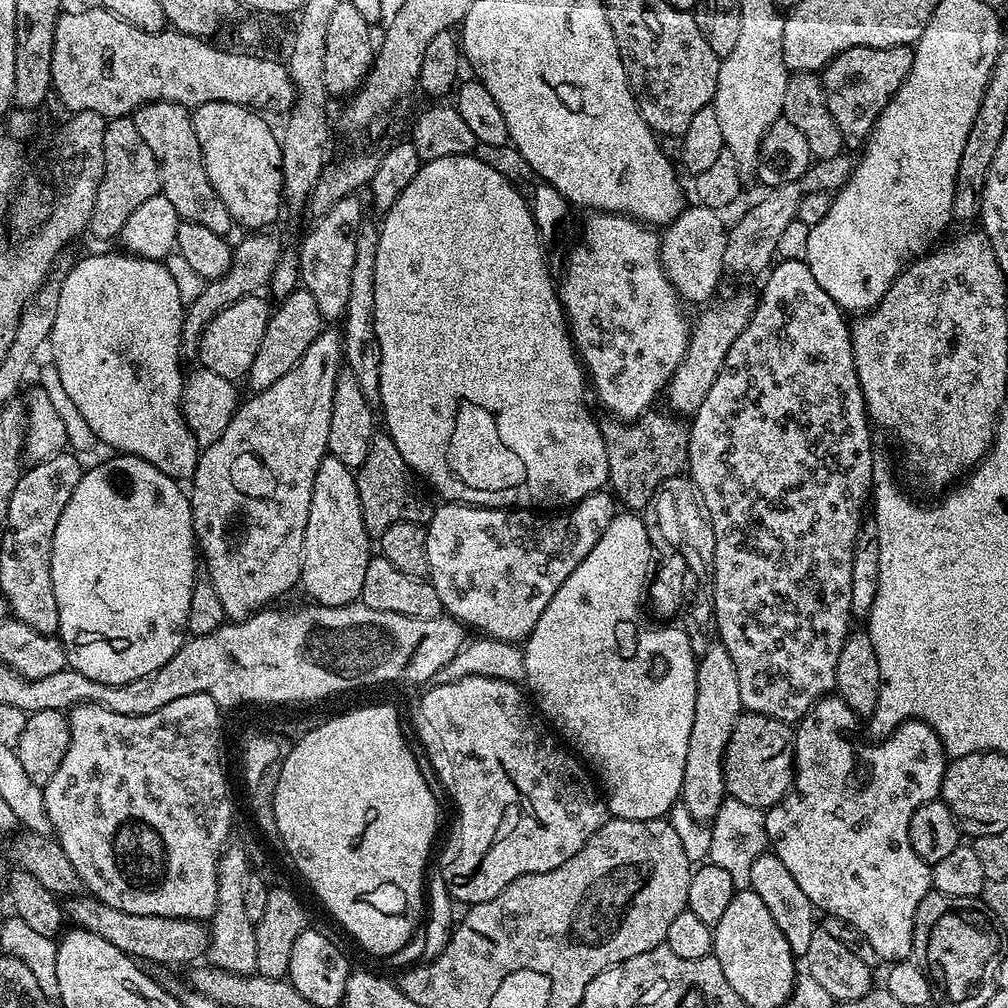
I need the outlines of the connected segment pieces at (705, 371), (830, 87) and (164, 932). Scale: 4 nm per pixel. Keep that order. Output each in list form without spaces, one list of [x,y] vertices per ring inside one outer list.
[[[736,292],[733,296],[718,299],[713,299],[703,309],[705,312],[697,318],[696,324],[694,320],[688,334],[686,350],[674,370],[672,379],[668,382],[666,397],[668,396],[668,404],[673,408],[673,410],[671,409],[673,413],[694,414],[698,410],[698,406],[702,406],[706,394],[710,392],[710,386],[714,386],[718,374],[724,368],[730,346],[734,346],[738,334],[742,334],[742,330],[752,317],[753,293],[751,296],[748,292]]]
[[[908,46],[898,48],[848,48],[833,56],[824,65],[822,85],[826,106],[845,137],[860,136],[859,138],[864,138],[872,131],[872,123],[876,121],[877,109],[892,99],[892,95],[896,93],[898,86],[906,78],[906,74],[912,65],[912,54],[913,49]]]
[[[86,894],[67,901],[66,916],[75,927],[84,928],[90,934],[98,934],[98,938],[106,938],[110,946],[118,946],[118,950],[140,962],[150,960],[154,964],[191,965],[196,962],[191,960],[196,960],[199,956],[201,959],[208,950],[208,924],[204,920],[126,914]]]

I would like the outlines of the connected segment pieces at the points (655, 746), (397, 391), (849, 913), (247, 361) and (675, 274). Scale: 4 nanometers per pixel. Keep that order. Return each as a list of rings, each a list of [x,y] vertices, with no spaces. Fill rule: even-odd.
[[[624,510],[613,516],[604,533],[598,538],[594,550],[590,550],[590,554],[586,554],[586,558],[582,558],[582,562],[574,570],[574,574],[570,574],[570,578],[566,578],[566,582],[562,582],[558,594],[554,594],[554,598],[550,598],[542,618],[538,618],[534,630],[528,635],[528,639],[523,645],[524,680],[535,707],[553,725],[556,723],[558,727],[564,728],[565,734],[568,735],[567,743],[583,757],[587,767],[594,773],[595,779],[606,797],[609,813],[618,820],[659,820],[667,817],[672,811],[674,805],[680,800],[680,787],[686,768],[686,746],[690,740],[690,726],[694,716],[698,656],[695,651],[692,653],[692,644],[688,641],[687,634],[680,628],[643,627],[641,625],[643,584],[650,580],[648,563],[652,564],[653,560],[654,549],[648,542],[648,527],[644,525],[643,519],[632,510]]]
[[[475,154],[467,156],[447,156],[437,160],[429,160],[421,163],[418,174],[412,176],[412,181],[398,194],[398,198],[392,203],[392,207],[383,213],[384,224],[379,225],[380,237],[378,238],[378,250],[374,258],[374,310],[372,321],[374,322],[374,334],[380,351],[380,402],[379,407],[384,408],[384,424],[388,437],[398,446],[398,454],[408,463],[409,468],[421,481],[428,480],[428,484],[444,496],[445,501],[457,504],[480,504],[484,508],[527,508],[529,510],[560,510],[565,506],[571,506],[586,498],[592,492],[601,491],[608,484],[608,459],[606,458],[606,446],[604,436],[600,433],[598,420],[588,413],[588,404],[584,401],[584,388],[586,392],[586,373],[578,359],[578,353],[572,343],[570,329],[566,323],[564,309],[560,303],[557,285],[554,276],[548,273],[548,264],[544,261],[544,252],[540,249],[541,233],[538,231],[532,210],[527,199],[520,197],[520,192],[511,184],[509,177],[503,172],[486,166],[486,162],[479,160]]]
[[[835,694],[825,696],[798,721],[794,728],[794,787],[773,808],[767,809],[764,818],[765,834],[771,851],[776,853],[782,866],[786,866],[786,870],[790,870],[794,882],[798,882],[798,886],[802,886],[802,894],[806,894],[806,898],[810,898],[813,908],[821,913],[833,912],[831,915],[835,919],[843,920],[857,928],[866,938],[866,942],[870,942],[870,946],[874,946],[876,955],[881,961],[907,960],[914,952],[912,939],[914,938],[914,918],[918,910],[918,902],[922,902],[924,895],[933,887],[932,869],[925,860],[918,858],[918,854],[914,854],[914,846],[910,846],[908,827],[910,818],[918,806],[922,806],[927,800],[935,800],[939,797],[940,783],[946,767],[946,753],[936,731],[922,720],[905,720],[883,740],[867,742],[868,744],[859,744],[858,741],[851,740],[856,723],[858,723],[856,713]]]
[[[259,295],[244,296],[240,300],[223,308],[204,328],[198,345],[198,364],[214,374],[222,374],[228,380],[235,381],[236,376],[243,377],[258,354],[262,334],[266,323],[266,311]]]
[[[703,206],[685,207],[677,220],[663,229],[660,236],[660,264],[668,281],[676,289],[681,301],[705,305],[716,293],[720,275],[725,275],[726,224],[719,220],[713,209]]]

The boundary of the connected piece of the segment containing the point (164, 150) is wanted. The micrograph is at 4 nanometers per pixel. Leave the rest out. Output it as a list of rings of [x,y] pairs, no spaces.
[[[155,100],[136,109],[130,118],[142,142],[146,142],[154,154],[156,166],[160,169],[160,192],[170,200],[179,219],[198,222],[198,226],[206,226],[206,230],[214,230],[214,234],[227,237],[228,231],[234,228],[234,221],[206,178],[198,138],[192,125],[192,112],[181,104]]]

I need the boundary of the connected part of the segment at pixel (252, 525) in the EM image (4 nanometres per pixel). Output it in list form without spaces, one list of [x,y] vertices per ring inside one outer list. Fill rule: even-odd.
[[[296,364],[282,378],[270,386],[266,386],[262,391],[249,395],[249,400],[237,407],[236,413],[230,418],[230,422],[216,441],[207,445],[199,453],[196,468],[192,471],[190,483],[192,483],[192,492],[190,488],[190,503],[192,505],[192,533],[196,536],[196,547],[198,549],[199,559],[202,561],[202,568],[206,571],[206,578],[212,583],[212,589],[216,595],[216,600],[220,603],[221,613],[229,621],[239,622],[247,620],[249,616],[261,611],[266,605],[278,596],[284,595],[299,585],[300,582],[300,559],[304,553],[304,531],[306,530],[306,518],[310,514],[310,494],[314,486],[314,474],[318,466],[324,461],[328,452],[328,427],[330,426],[330,416],[323,417],[318,414],[317,392],[318,388],[312,383],[312,380],[304,380],[300,376],[300,368]],[[284,392],[292,392],[292,400],[284,400]]]

